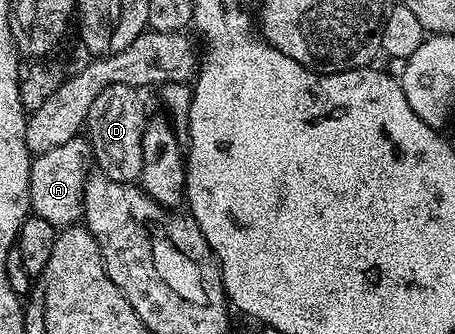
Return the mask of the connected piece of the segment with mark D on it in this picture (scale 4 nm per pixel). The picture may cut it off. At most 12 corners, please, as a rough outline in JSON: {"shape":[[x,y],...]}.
{"shape":[[105,87],[85,123],[98,169],[143,173],[136,87]]}

